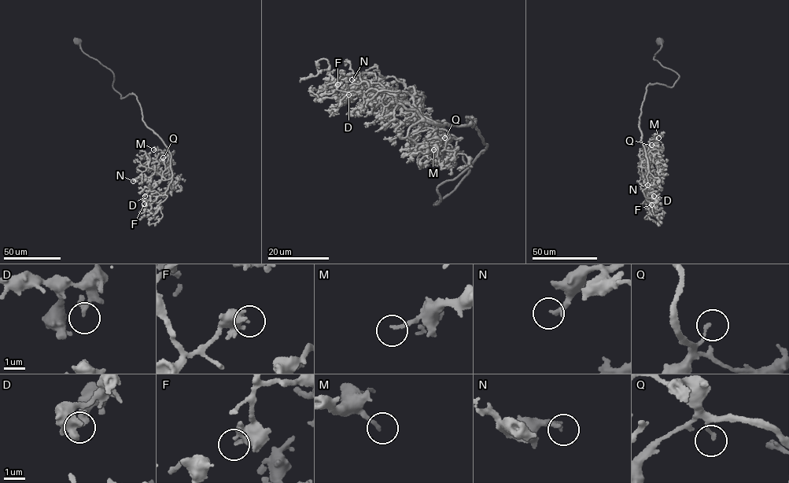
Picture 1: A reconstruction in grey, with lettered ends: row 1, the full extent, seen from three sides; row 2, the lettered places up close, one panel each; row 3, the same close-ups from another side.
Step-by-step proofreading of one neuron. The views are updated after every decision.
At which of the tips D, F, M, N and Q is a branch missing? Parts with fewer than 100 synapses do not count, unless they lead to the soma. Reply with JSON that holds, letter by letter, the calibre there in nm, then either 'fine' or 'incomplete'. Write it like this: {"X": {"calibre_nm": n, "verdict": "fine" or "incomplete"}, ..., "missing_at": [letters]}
{"D": {"calibre_nm": 280, "verdict": "fine"}, "F": {"calibre_nm": 320, "verdict": "fine"}, "M": {"calibre_nm": 160, "verdict": "fine"}, "N": {"calibre_nm": 240, "verdict": "fine"}, "Q": {"calibre_nm": 140, "verdict": "fine"}, "missing_at": []}

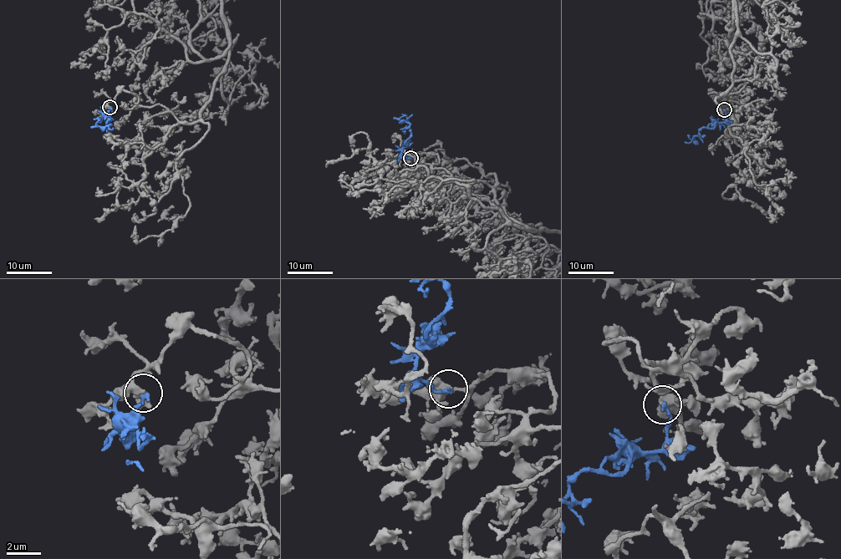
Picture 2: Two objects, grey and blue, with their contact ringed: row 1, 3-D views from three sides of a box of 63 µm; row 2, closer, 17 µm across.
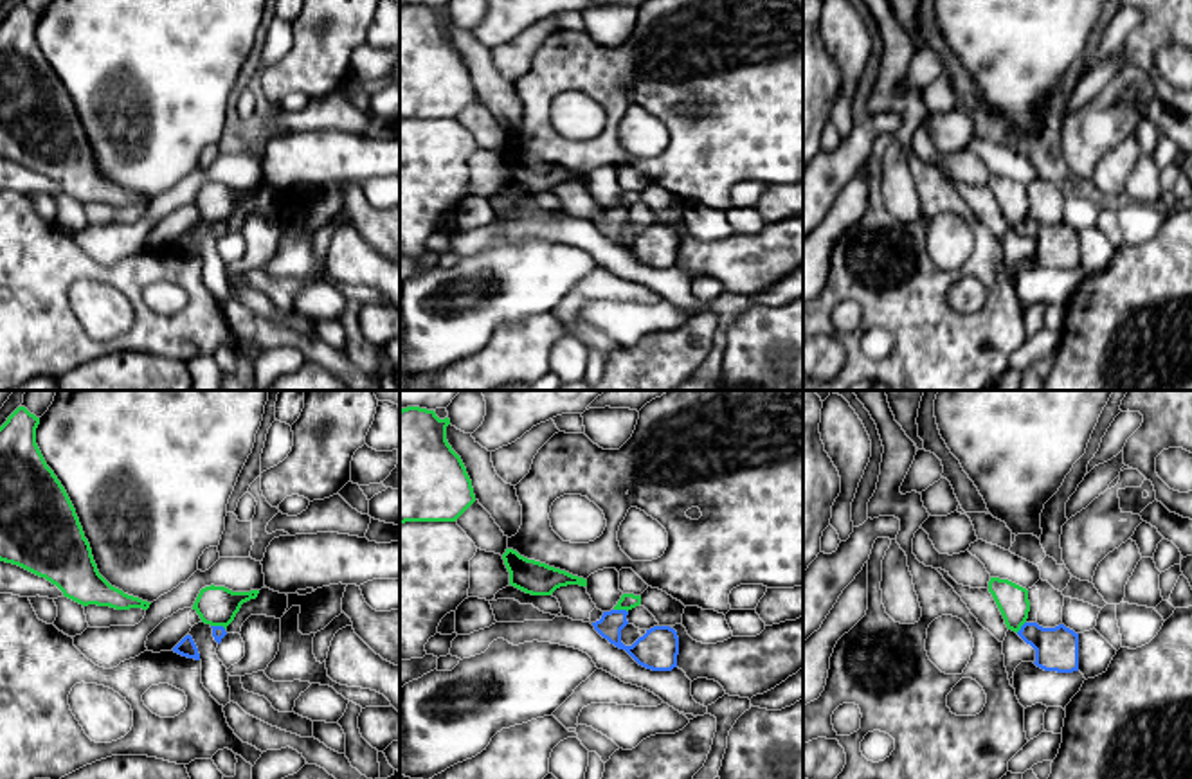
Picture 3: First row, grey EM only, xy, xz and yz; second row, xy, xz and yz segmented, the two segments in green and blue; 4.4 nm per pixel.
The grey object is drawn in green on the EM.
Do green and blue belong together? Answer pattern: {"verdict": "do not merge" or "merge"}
{"verdict": "do not merge"}

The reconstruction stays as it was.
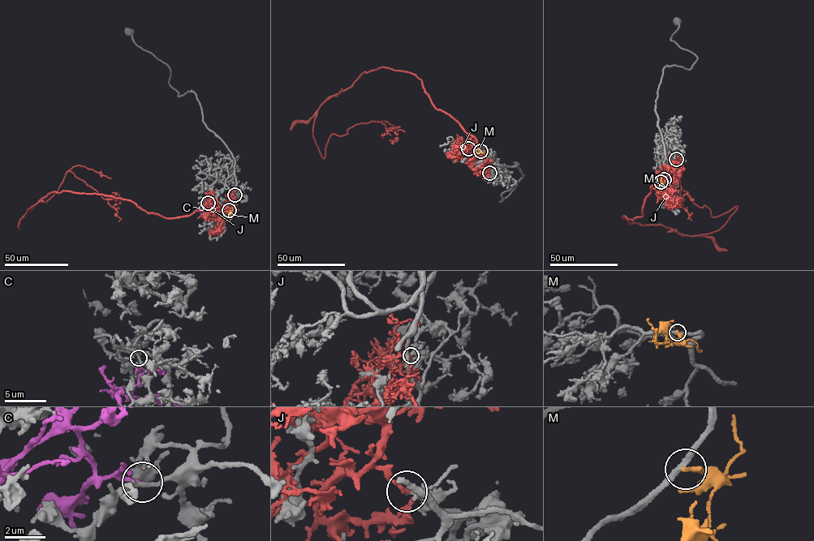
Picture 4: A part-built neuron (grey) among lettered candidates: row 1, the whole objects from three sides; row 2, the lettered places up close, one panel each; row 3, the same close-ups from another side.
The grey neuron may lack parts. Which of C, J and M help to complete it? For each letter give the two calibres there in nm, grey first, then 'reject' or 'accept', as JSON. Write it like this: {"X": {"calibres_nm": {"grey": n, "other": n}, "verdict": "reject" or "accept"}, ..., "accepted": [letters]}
{"C": {"calibres_nm": {"grey": 200, "other": 140}, "verdict": "reject"}, "J": {"calibres_nm": {"grey": 220, "other": 190}, "verdict": "reject"}, "M": {"calibres_nm": {"grey": 280, "other": 280}, "verdict": "reject"}, "accepted": []}

